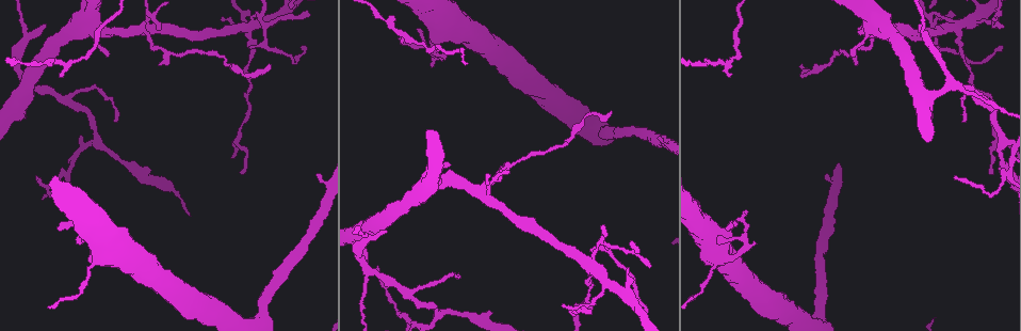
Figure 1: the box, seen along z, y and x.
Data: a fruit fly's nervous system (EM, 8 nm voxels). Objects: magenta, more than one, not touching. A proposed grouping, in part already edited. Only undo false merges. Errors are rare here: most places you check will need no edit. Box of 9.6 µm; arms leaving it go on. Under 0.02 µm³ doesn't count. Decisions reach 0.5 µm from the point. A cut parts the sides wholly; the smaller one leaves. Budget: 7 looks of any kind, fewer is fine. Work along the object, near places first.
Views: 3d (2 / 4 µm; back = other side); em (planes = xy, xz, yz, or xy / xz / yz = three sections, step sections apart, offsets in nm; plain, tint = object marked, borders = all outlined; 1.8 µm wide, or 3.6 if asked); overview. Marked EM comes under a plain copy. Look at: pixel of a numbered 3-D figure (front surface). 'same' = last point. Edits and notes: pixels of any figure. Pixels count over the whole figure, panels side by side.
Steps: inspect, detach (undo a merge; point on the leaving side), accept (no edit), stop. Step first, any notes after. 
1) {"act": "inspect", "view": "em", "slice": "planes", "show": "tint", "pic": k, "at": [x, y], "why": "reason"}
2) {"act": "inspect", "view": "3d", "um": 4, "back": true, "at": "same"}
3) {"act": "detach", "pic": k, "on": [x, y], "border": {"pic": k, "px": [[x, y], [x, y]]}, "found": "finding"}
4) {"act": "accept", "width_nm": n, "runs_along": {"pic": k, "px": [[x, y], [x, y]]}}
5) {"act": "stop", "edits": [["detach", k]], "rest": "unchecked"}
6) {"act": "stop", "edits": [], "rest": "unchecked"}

{"act": "inspect", "view": "em", "slice": "planes", "show": "tint", "pic": 1, "at": [471, 314]}

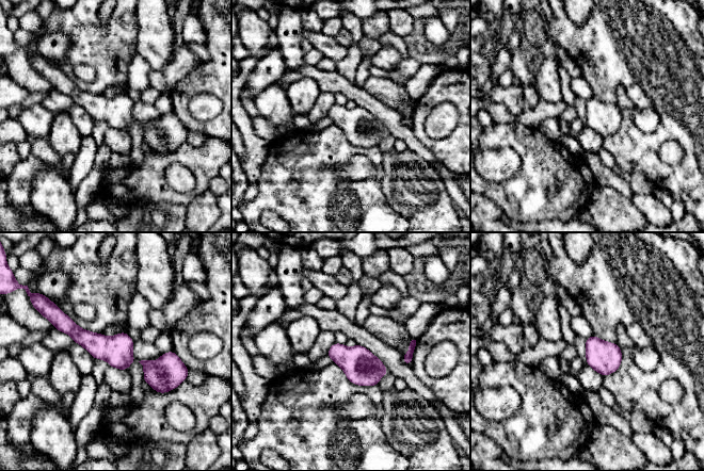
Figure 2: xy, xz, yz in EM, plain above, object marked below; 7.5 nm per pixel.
{"act": "accept", "runs_along": {"pic": 2, "px": [[58, 319], [99, 346], [131, 359]]}, "found": "one neuron here"}

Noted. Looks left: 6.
{"act": "inspect", "view": "3d", "um": 2, "pic": 1, "at": [589, 266], "why": "abrupt turn"}

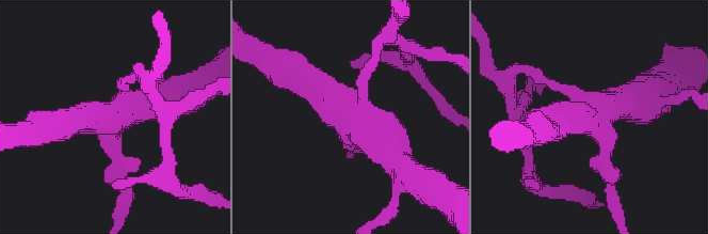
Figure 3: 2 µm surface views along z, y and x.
{"act": "inspect", "view": "em", "slice": "yz", "step": 16, "show": "tint", "pic": 3, "at": [107, 121], "arms": 4, "why": "shape alone is not enough"}

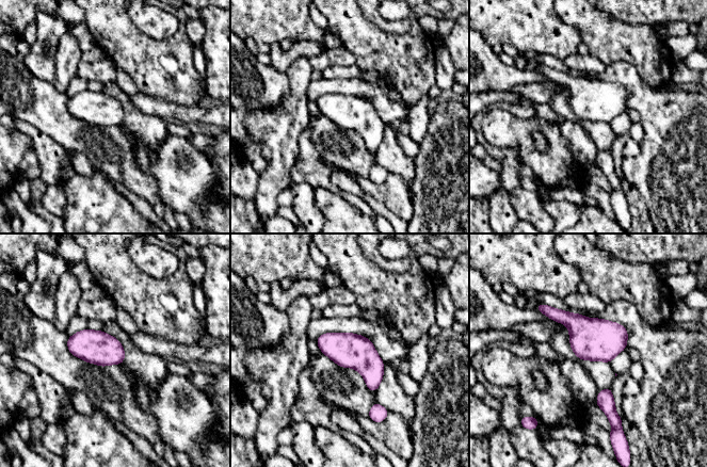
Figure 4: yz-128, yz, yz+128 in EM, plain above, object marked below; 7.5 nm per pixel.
{"act": "accept", "found": "continuous, no second neuron"}

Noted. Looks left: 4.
{"act": "inspect", "view": "3d", "um": 4, "pic": 1, "at": [98, 257], "why": "calibre changes"}

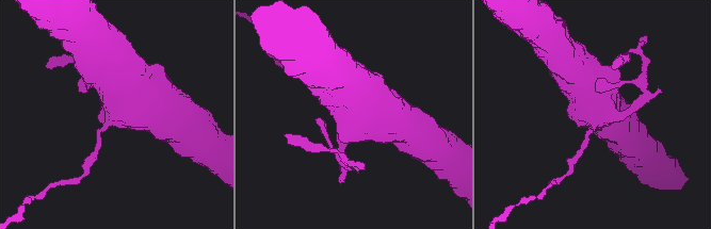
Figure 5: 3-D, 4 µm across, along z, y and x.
{"act": "inspect", "view": "em", "um": 3.6, "slice": "planes", "show": "tint", "pic": 5, "at": [608, 112]}

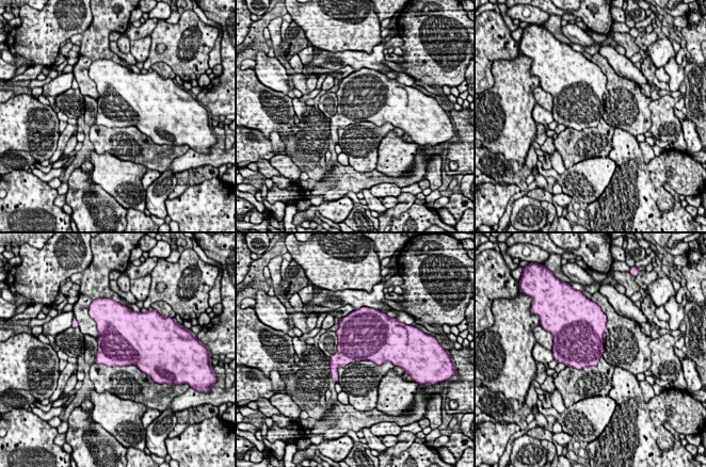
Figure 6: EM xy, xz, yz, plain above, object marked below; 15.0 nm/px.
{"act": "accept", "found": "continuous, no second neuron"}

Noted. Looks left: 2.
{"act": "stop", "edits": [], "rest": "unchecked"}

